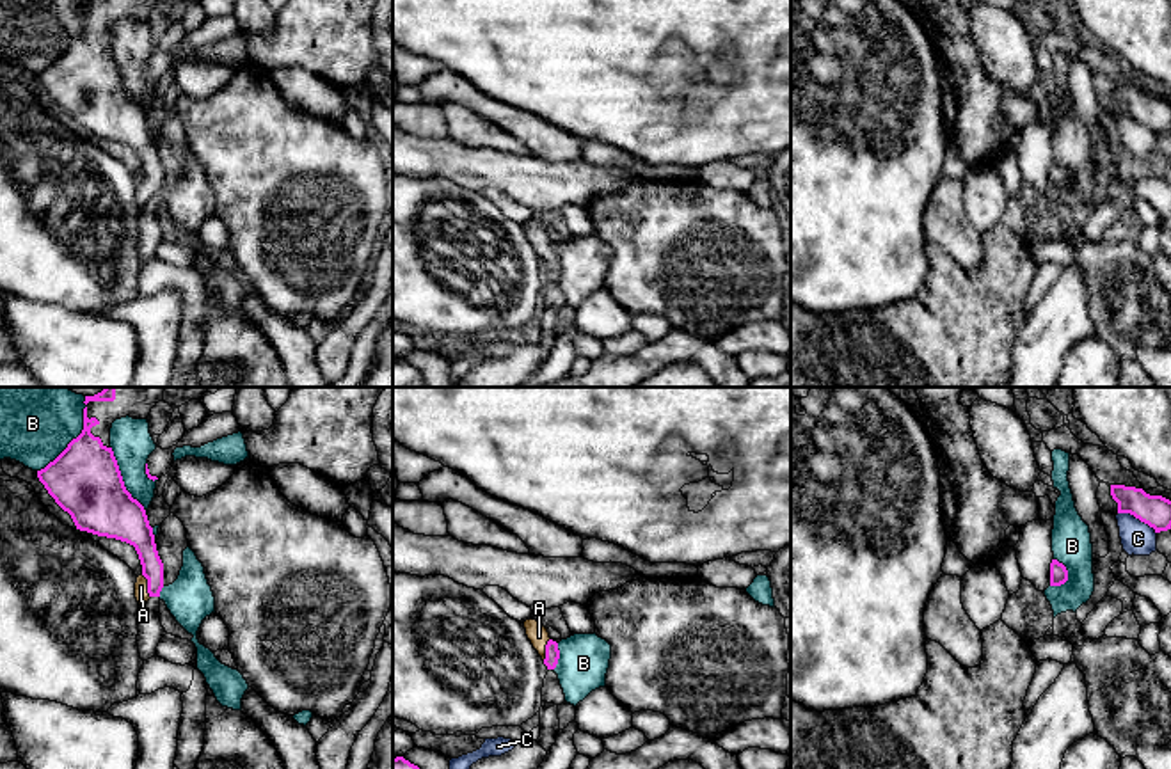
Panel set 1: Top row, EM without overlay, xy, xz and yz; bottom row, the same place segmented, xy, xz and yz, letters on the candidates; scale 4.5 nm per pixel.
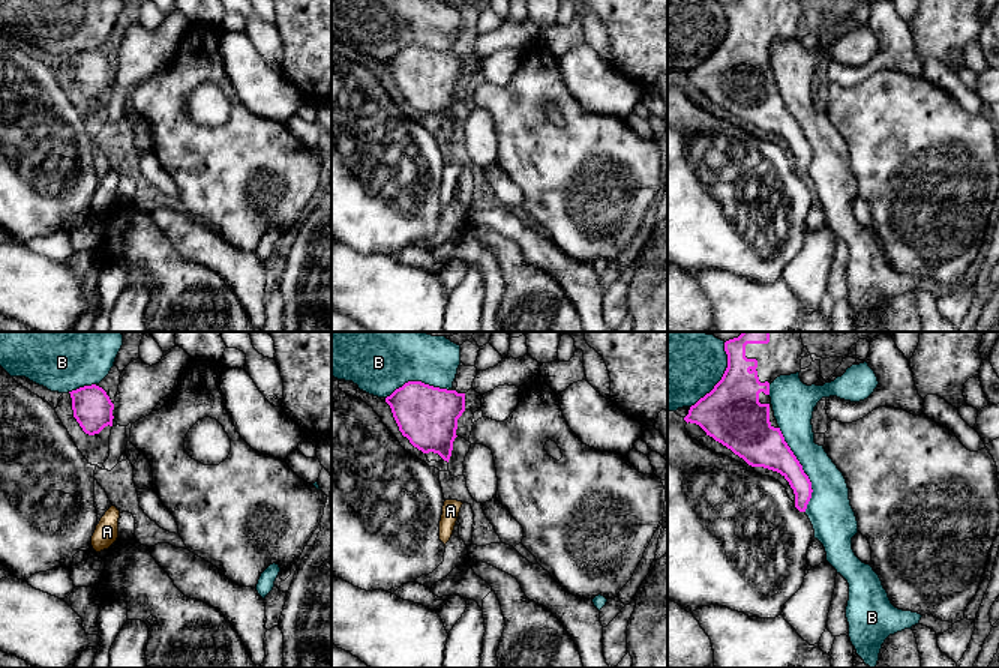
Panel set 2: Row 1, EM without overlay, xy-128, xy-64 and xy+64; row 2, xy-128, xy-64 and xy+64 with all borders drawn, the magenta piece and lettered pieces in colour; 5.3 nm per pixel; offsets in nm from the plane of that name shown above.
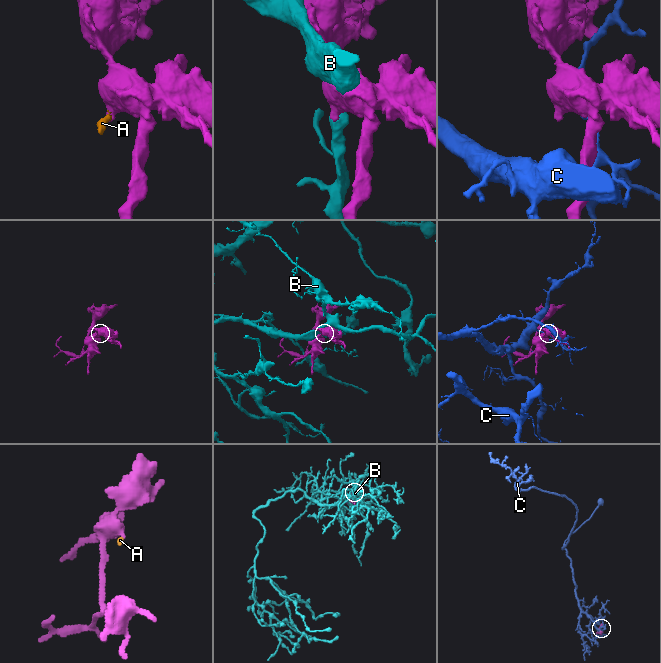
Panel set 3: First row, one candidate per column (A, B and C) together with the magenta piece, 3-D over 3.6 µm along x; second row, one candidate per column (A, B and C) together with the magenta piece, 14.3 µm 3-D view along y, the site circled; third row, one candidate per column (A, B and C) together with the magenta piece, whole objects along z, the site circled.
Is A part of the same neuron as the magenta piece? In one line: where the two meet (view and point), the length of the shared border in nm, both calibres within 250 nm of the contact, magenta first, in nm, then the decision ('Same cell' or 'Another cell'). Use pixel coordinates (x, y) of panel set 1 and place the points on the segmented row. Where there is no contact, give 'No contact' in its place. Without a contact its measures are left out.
Touches magenta at xy (148, 586). Shared border 120 nm. Thickness 120 nm (magenta) against 60 nm. Same cell

